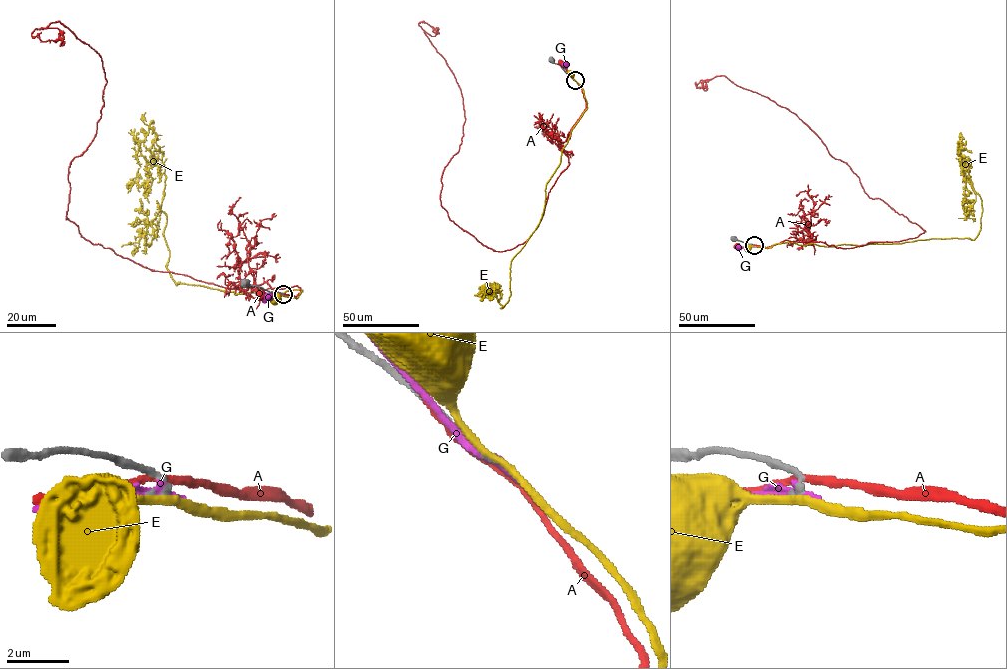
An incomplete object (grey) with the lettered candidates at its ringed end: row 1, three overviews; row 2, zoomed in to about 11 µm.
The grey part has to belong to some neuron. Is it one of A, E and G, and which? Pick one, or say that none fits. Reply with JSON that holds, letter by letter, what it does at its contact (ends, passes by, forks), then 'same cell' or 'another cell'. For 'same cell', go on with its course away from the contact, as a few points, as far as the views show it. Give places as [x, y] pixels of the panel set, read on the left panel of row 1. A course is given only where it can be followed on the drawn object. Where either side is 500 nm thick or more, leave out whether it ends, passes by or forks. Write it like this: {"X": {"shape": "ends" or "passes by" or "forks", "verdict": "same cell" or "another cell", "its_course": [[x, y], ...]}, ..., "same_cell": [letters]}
{"A": {"shape": "passes by", "verdict": "another cell"}, "E": {"shape": "passes by", "verdict": "another cell"}, "G": {"shape": "ends", "verdict": "another cell"}, "same_cell": []}

